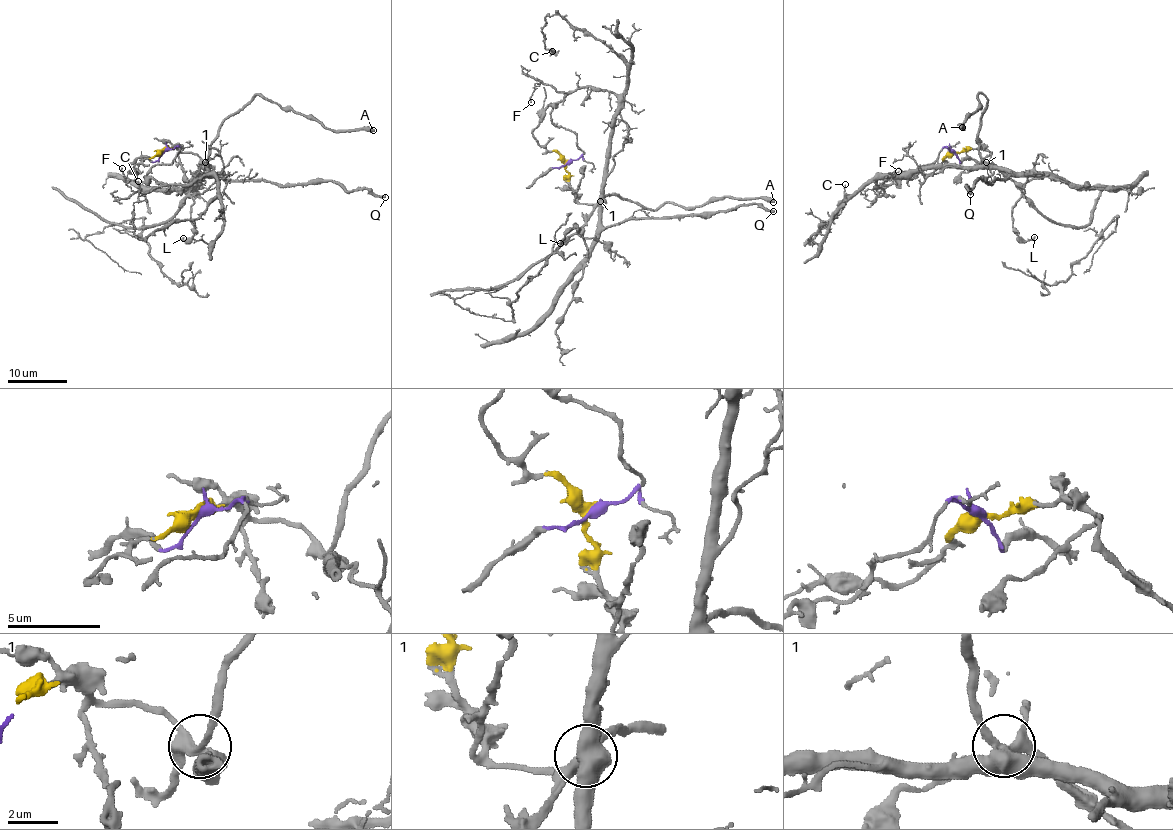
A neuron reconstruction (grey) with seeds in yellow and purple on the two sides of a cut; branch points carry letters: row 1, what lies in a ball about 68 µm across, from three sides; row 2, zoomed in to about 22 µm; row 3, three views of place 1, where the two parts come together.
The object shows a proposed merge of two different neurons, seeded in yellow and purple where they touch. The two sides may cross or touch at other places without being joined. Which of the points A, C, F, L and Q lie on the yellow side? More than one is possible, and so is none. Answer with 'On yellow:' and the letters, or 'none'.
On yellow: A, L

